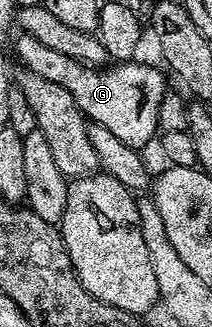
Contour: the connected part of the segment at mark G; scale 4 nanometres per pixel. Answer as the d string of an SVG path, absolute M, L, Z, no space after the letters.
M21 33L16 42L16 58L25 70L59 84L74 96L78 108L89 122L102 124L102 128L114 132L122 144L130 144L144 148L148 141L157 137L158 104L162 104L162 96L166 92L164 86L165 71L159 65L147 66L141 60L129 60L107 68L87 66L78 60L70 60L62 52L54 52L54 48L46 48L46 44L38 44L34 36Z

